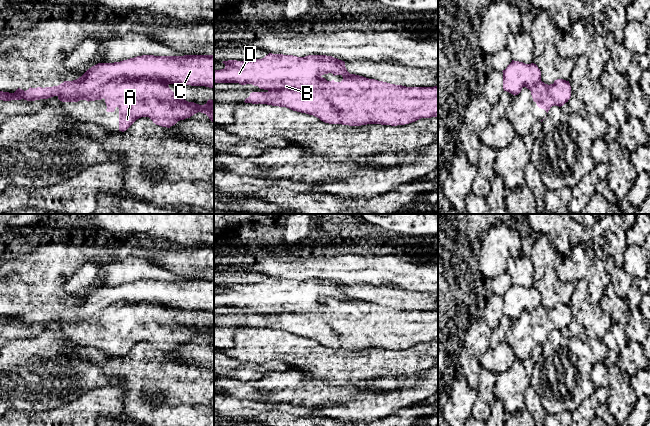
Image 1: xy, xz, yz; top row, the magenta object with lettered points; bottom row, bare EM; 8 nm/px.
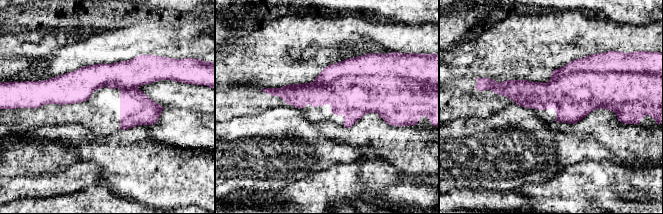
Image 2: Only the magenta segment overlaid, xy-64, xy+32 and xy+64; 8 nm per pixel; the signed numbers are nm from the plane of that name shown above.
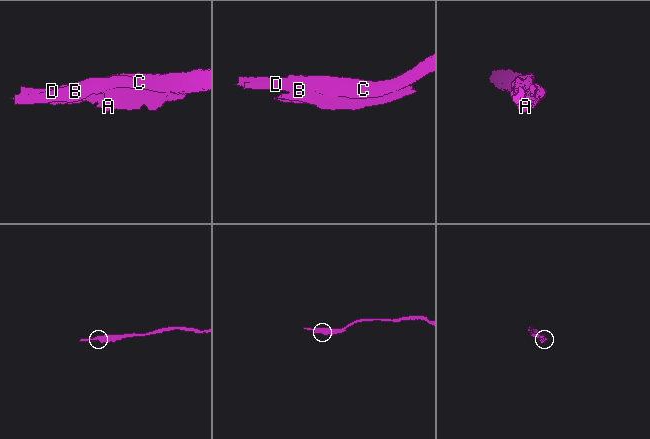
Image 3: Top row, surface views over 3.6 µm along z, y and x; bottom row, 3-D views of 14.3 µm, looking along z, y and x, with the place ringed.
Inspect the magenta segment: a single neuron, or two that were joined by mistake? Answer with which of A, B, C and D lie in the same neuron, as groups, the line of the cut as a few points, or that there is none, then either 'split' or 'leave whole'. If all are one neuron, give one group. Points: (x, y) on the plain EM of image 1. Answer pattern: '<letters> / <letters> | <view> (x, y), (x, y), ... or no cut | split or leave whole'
A / B C D | xy (178, 308), (155, 302), (113, 302), (106, 308), (97, 323) | split

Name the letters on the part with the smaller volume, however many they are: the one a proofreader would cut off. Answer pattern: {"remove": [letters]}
{"remove": ["A"]}

